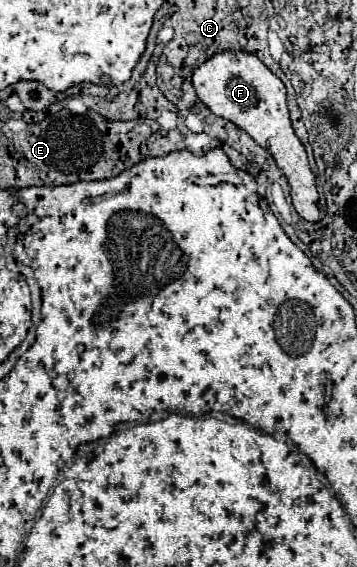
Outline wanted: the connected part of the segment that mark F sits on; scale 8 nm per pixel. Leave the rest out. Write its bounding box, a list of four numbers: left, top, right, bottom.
[193,50,323,222]

